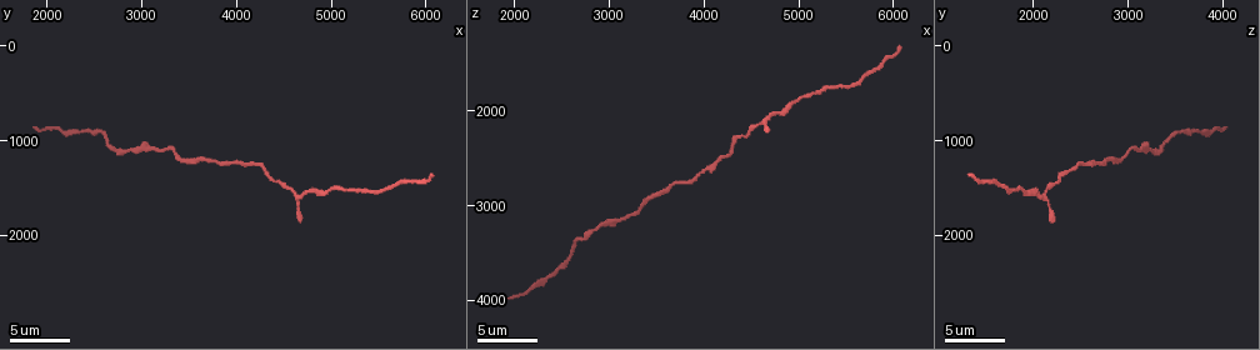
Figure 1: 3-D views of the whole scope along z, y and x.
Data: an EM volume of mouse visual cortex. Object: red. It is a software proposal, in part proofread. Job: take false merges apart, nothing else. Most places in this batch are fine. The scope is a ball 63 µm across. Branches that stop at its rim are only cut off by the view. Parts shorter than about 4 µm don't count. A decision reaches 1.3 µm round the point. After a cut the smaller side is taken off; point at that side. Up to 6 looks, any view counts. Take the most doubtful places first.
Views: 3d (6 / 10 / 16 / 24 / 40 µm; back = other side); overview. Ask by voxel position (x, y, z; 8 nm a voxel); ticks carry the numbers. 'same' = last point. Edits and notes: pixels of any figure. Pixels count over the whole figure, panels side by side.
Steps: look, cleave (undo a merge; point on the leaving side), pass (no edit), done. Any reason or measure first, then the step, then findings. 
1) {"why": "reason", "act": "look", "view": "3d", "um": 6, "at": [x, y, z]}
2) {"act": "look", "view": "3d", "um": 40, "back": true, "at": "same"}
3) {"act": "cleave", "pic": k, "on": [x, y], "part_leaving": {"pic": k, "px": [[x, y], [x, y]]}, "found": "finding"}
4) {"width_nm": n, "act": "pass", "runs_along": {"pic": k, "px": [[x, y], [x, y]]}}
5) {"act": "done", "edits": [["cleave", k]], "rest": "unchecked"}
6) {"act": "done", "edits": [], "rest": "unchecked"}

{"why": "thin neck", "act": "look", "view": "3d", "um": 10, "at": [4400, 1400, 2240]}

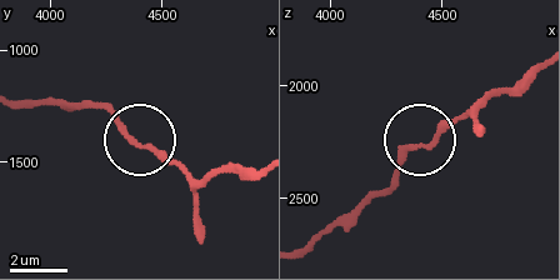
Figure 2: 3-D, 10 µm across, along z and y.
{"act": "look", "view": "3d", "um": 6, "at": [4400, 1410, 2270]}

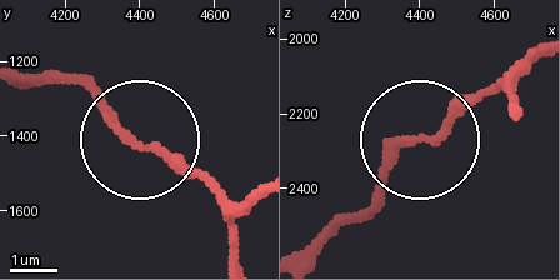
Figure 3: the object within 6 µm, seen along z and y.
{"act": "pass", "runs_along": {"pic": 3, "px": [[24, 74], [71, 78], [235, 213]]}, "found": "continuous, no second neuron"}

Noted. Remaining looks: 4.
{"why": "thin neck", "act": "look", "view": "3d", "um": 10, "at": [2900, 1080, 3220]}

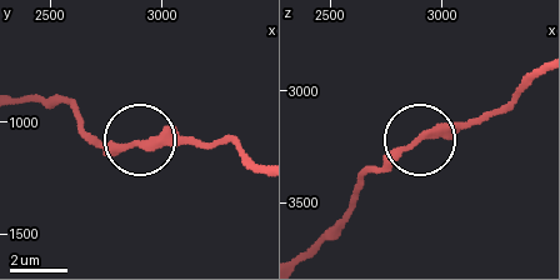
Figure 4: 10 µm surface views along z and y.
{"act": "look", "view": "3d", "um": 6, "at": [2890, 1090, 3210]}

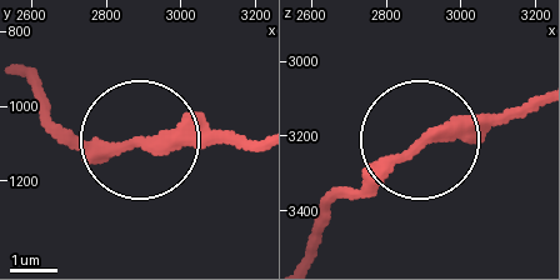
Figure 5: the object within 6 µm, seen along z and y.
{"width_nm": 260, "act": "pass", "found": "continuous, no second neuron"}

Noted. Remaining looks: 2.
{"act": "look", "view": "3d", "um": 16, "at": [3940, 1240, 2660]}

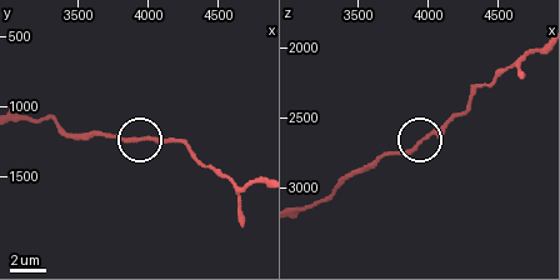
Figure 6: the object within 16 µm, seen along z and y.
{"act": "pass", "found": "continuous, no second neuron"}

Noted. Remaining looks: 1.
{"act": "done", "edits": [], "rest": "unchecked"}

